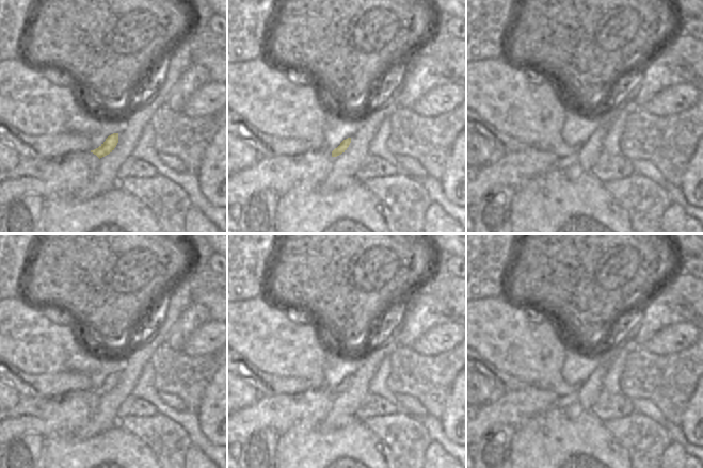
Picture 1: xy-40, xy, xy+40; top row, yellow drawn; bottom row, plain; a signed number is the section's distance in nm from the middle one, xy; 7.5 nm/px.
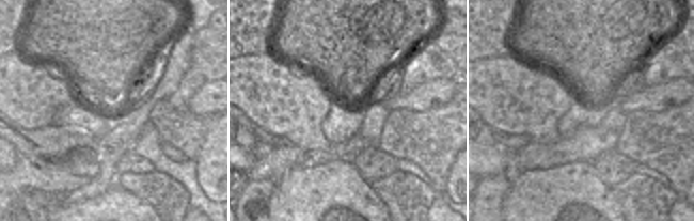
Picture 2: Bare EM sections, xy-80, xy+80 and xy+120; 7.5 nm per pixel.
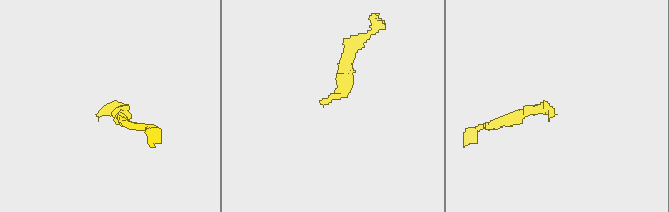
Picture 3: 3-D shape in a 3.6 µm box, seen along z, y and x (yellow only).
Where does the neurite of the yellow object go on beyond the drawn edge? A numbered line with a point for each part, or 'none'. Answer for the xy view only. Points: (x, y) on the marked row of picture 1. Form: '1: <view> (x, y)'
1: xy (265, 95)

